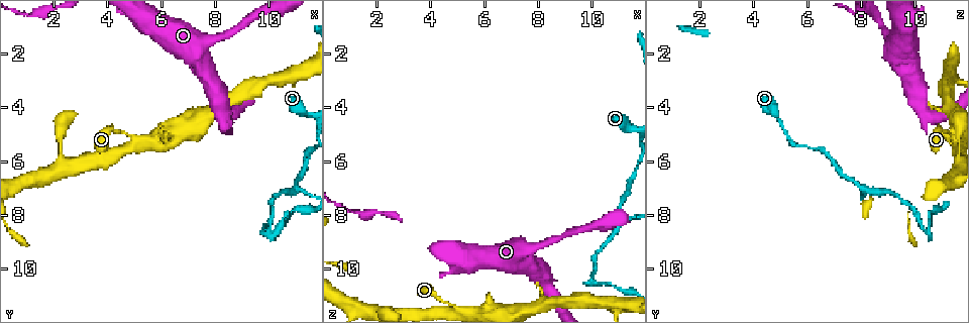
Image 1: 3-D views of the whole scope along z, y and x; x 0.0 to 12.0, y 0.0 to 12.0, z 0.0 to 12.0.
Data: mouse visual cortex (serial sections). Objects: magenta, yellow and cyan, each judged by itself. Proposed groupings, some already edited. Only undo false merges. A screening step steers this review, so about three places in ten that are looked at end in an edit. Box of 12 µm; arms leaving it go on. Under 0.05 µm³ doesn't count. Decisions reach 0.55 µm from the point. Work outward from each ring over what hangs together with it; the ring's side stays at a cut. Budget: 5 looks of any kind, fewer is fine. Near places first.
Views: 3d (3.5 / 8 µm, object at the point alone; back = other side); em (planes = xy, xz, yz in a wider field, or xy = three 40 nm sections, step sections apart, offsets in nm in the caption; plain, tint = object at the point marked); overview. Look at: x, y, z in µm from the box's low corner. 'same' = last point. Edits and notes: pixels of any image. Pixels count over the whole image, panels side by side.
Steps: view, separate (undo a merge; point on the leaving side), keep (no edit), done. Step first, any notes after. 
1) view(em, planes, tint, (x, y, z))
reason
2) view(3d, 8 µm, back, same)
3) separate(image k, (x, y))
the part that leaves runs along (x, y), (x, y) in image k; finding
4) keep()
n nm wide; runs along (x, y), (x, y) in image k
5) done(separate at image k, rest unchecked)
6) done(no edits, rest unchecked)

view(3d, 3.5 µm, (8.2, 4.3, 10.5))
thick turns thin

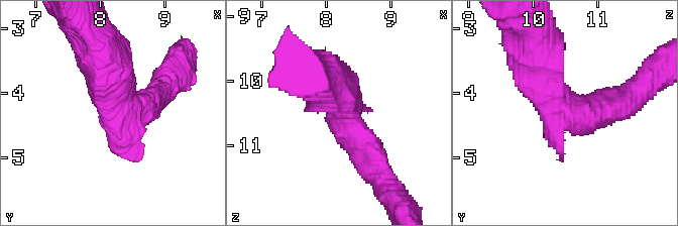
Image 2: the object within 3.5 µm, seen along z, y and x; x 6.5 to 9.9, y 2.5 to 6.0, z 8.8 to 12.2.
view(em, planes, tint, (8.30, 4.25, 10.45))
shape alone is not enough

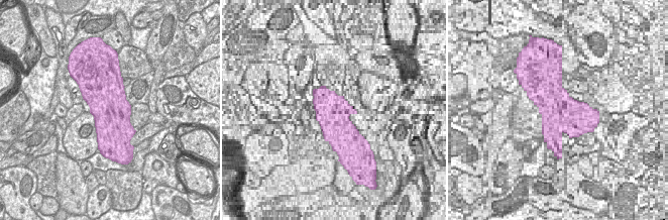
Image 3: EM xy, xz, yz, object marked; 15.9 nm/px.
separate(image 2, (603, 102))
600 nm wide; the part that leaves runs along (562, 109), (598, 112), (640, 91) in image 2; a second cell is stuck on

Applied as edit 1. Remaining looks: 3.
view(3d, 3.5 µm, (11.1, 7.0, 8.1))
branch point

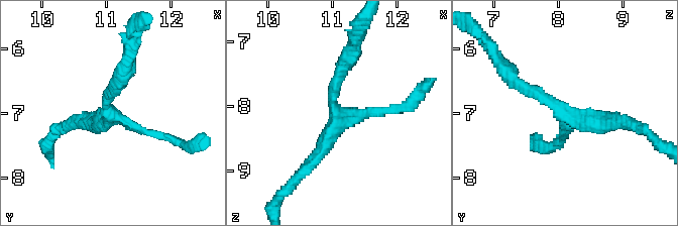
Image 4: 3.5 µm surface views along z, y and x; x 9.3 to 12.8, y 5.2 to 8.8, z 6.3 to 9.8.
keep()
runs along (345, 64), (333, 89), (336, 125), (305, 170) in image 4; all the same cell

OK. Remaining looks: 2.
done(separate at image 2, rest unchecked)

